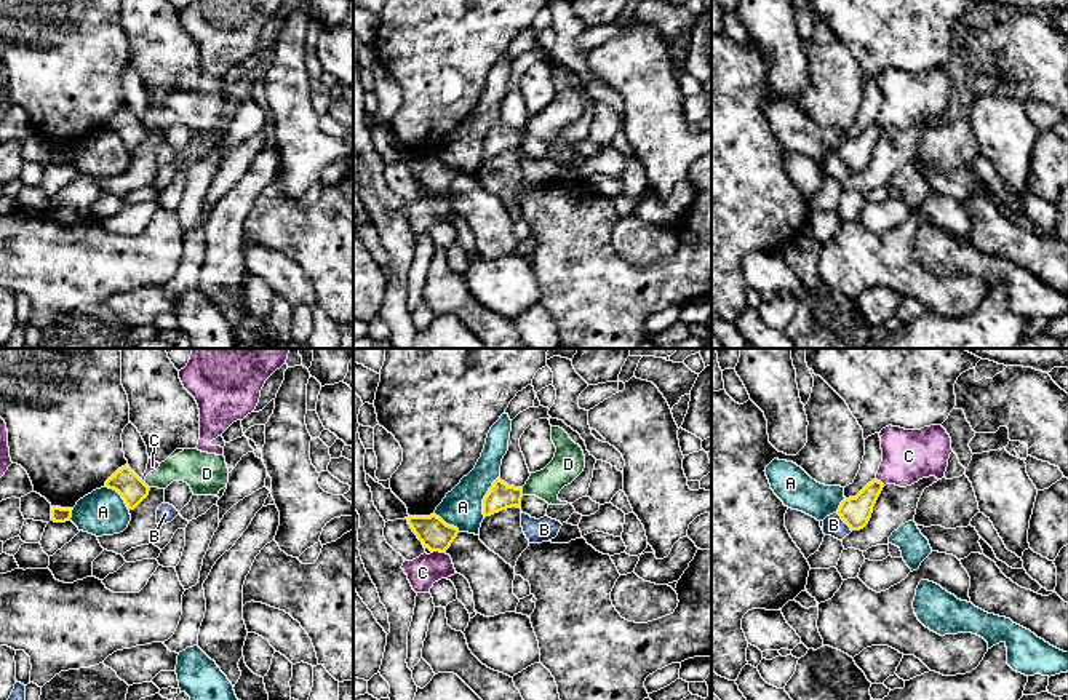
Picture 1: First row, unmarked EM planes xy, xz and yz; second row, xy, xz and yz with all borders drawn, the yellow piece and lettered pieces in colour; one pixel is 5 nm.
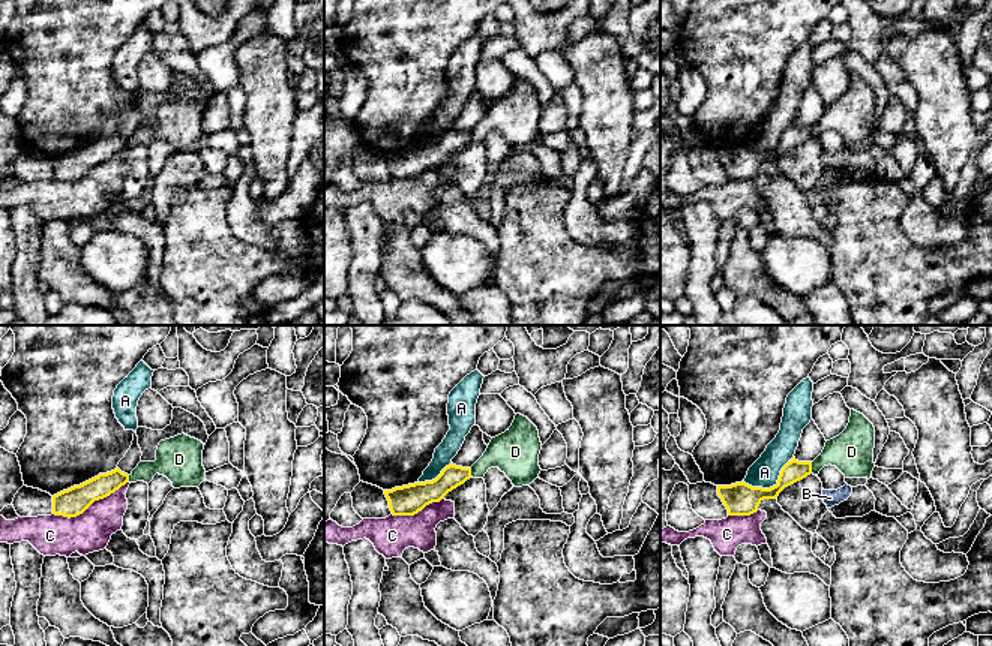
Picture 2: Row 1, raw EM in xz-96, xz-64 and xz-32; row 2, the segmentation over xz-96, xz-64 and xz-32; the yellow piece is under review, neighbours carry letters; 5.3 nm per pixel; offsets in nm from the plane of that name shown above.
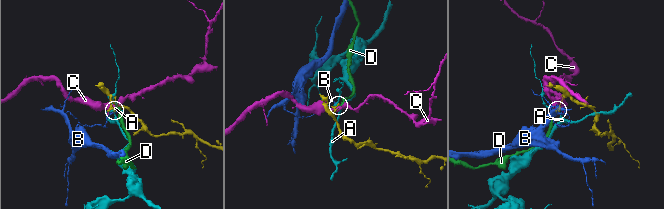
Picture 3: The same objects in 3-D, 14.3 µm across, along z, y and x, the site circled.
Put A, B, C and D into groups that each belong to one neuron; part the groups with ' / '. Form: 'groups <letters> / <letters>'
groups A / B / C D

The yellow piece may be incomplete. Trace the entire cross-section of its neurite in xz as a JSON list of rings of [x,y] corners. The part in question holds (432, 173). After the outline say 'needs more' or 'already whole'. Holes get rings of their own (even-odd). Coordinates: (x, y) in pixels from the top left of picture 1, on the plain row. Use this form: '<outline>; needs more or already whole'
[[[408,158],[412,174],[430,193],[444,195],[459,176],[459,171],[446,166],[440,158]]]; already whole

